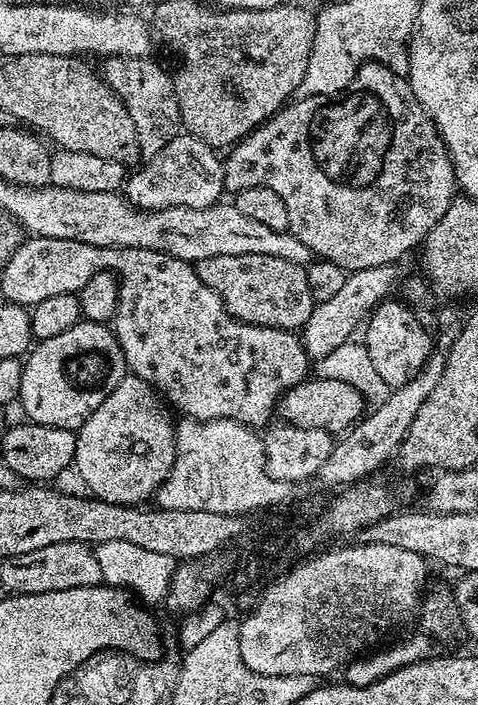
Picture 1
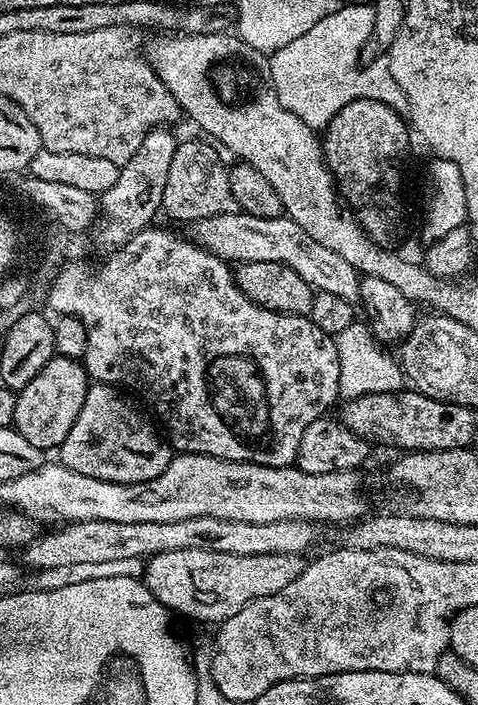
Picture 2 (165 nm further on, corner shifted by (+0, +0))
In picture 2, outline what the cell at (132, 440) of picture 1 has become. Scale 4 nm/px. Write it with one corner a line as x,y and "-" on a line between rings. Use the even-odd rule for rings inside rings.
93,383
86,394
86,402
74,422
70,426
70,434
60,443
58,449
59,463
73,468
78,474
93,476
106,482
118,482
119,484
147,484
148,481
158,478
162,470
172,461
174,452
166,443
165,437
159,431
148,425
144,416
139,416
128,404
120,400
112,400
113,389
107,384

